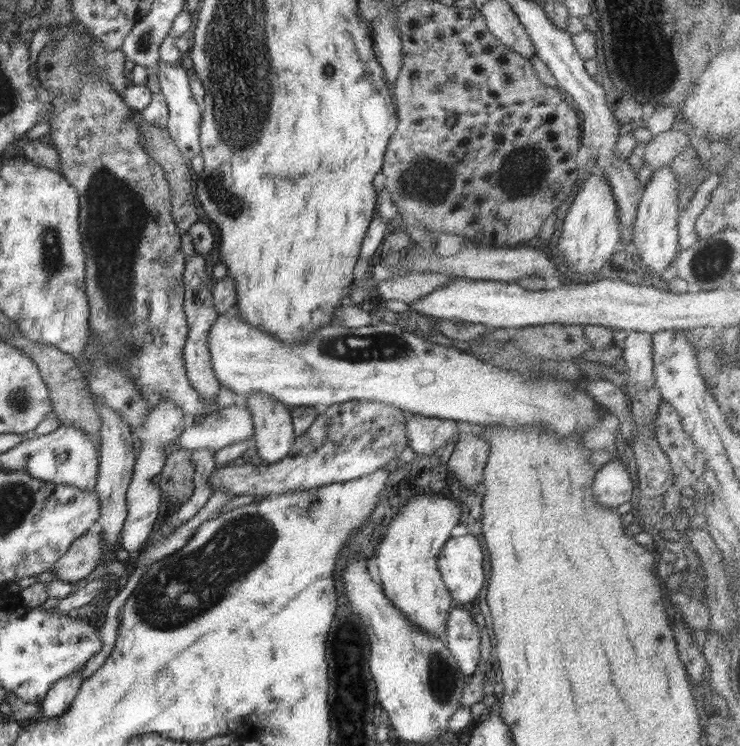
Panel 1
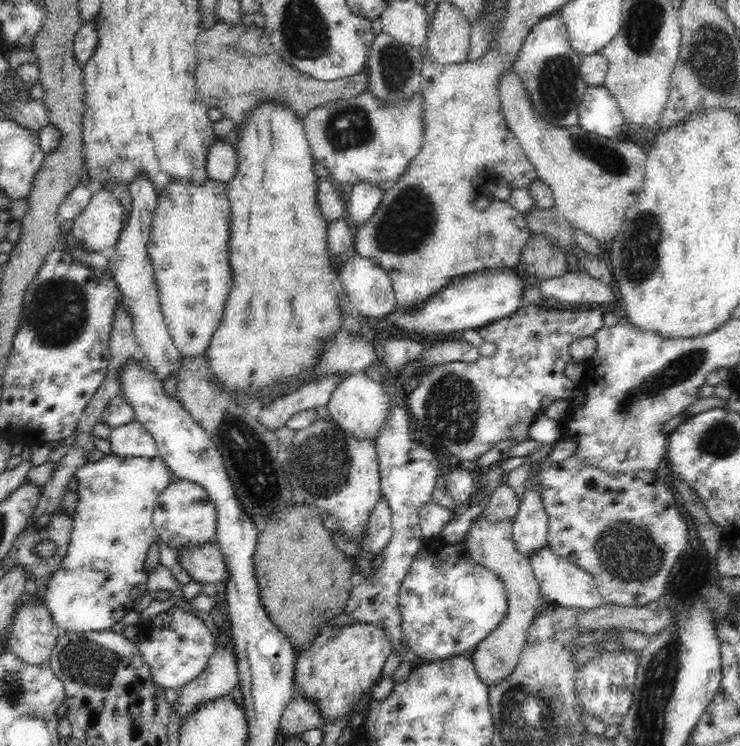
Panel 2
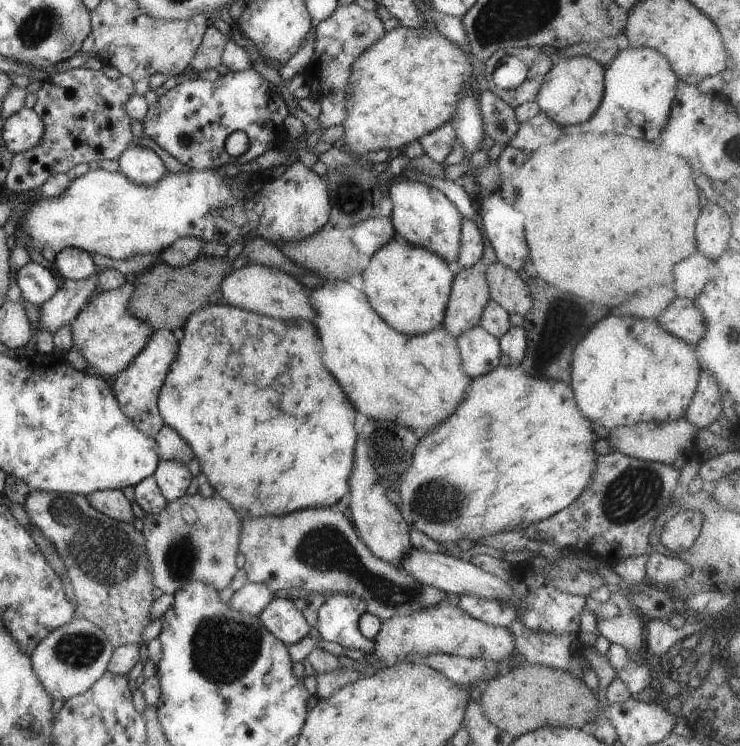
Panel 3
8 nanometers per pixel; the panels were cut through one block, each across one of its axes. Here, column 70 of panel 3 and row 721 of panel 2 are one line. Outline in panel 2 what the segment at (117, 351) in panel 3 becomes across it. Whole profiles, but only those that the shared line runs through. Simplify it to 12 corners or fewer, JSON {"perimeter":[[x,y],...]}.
{"perimeter":[[372,624],[322,630],[295,660],[321,724],[348,714],[393,652]]}

